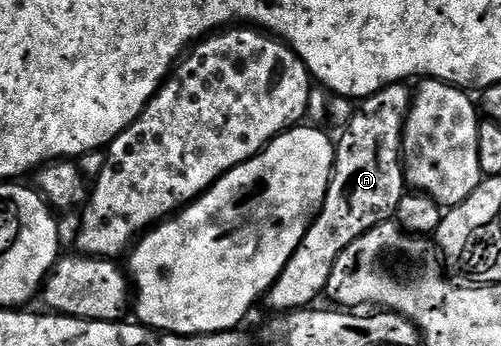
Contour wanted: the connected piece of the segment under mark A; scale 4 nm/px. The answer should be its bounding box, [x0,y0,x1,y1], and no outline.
[264,84,412,316]

